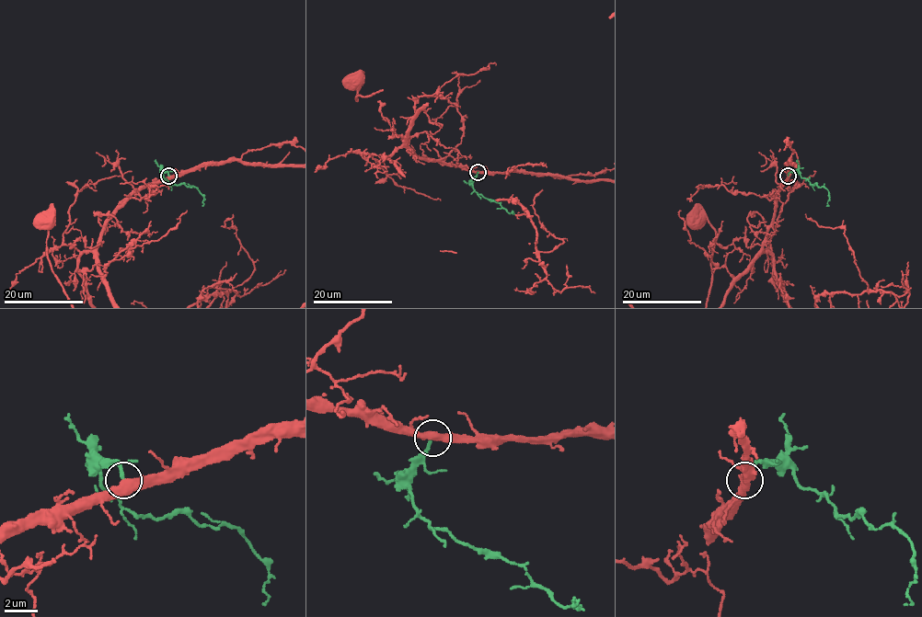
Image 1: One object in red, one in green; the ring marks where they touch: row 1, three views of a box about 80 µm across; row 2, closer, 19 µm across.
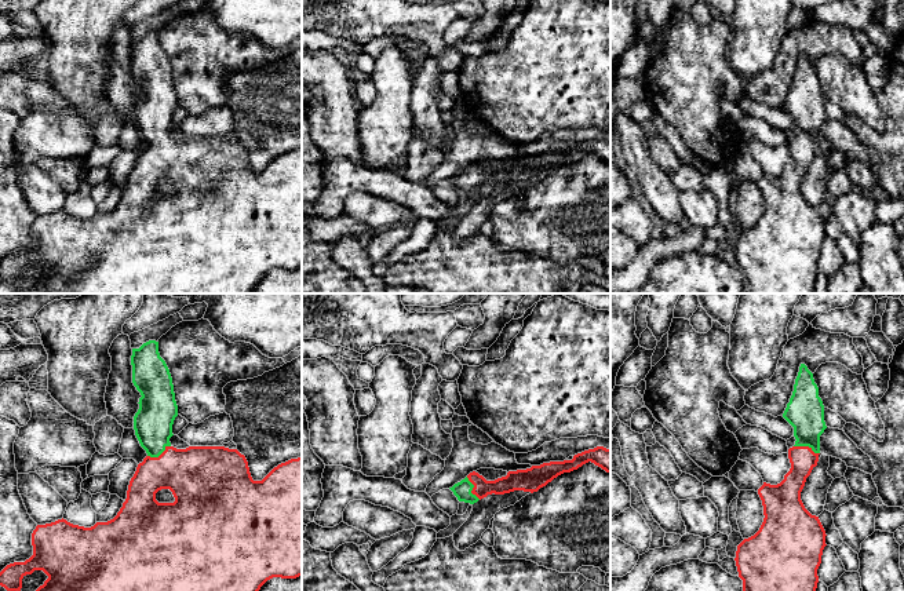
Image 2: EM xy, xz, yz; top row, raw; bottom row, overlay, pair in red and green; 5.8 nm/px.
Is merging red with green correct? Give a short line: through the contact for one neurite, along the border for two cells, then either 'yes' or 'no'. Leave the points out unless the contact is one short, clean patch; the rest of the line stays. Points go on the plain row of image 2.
line yz (802, 150), (806, 138), (805, 104); yes

